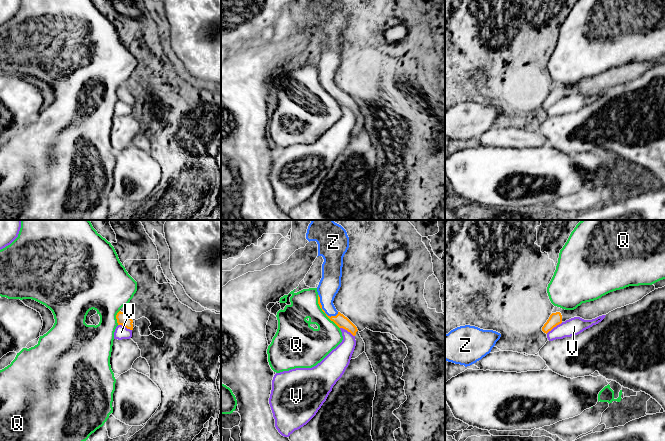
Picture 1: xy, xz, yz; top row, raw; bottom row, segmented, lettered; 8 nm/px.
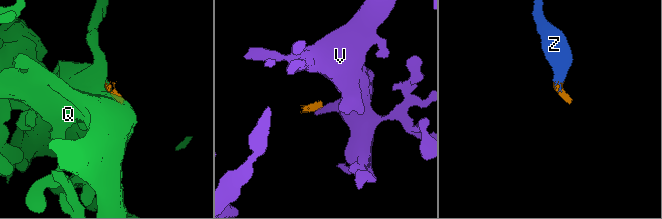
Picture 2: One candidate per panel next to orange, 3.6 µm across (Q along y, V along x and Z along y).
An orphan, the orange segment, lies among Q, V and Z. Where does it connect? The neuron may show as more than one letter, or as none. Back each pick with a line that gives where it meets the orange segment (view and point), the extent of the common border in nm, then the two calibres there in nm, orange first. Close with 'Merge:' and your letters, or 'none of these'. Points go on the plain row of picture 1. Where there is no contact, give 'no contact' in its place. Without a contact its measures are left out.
Z: contact xz (321, 84); length 240 nm; calibres 100 and 170 nm
Merge: Z

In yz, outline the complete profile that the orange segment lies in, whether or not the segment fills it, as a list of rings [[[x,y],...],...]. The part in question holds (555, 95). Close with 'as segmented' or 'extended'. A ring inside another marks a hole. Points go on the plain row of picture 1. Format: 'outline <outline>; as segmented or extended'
outline [[[652,61],[629,62],[624,65],[610,68],[601,74],[582,79],[574,86],[565,86],[555,82],[552,90],[542,103],[544,109],[548,109],[554,103],[574,93],[584,96],[592,96],[609,88],[633,80],[641,76],[644,72],[655,66]]]; extended

